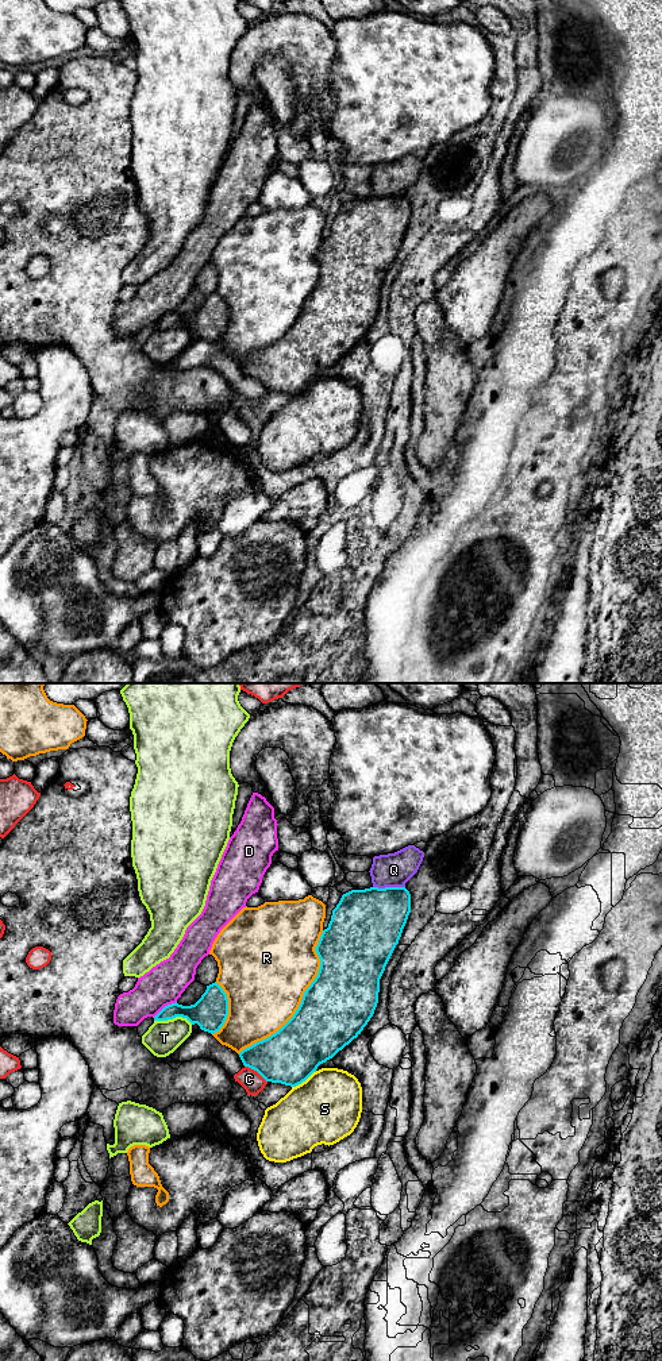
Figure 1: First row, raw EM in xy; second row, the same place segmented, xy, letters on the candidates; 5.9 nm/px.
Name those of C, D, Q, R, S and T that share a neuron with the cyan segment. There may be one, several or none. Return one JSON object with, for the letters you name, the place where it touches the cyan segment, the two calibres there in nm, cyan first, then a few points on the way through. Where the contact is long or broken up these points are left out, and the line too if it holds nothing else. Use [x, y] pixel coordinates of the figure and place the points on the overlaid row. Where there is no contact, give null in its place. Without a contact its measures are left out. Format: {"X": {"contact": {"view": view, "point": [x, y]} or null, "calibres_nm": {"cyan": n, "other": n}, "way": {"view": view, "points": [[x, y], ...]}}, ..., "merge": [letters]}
{"merge": []}

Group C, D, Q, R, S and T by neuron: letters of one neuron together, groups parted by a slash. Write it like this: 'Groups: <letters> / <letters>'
Groups: C / D / Q / R / S / T

